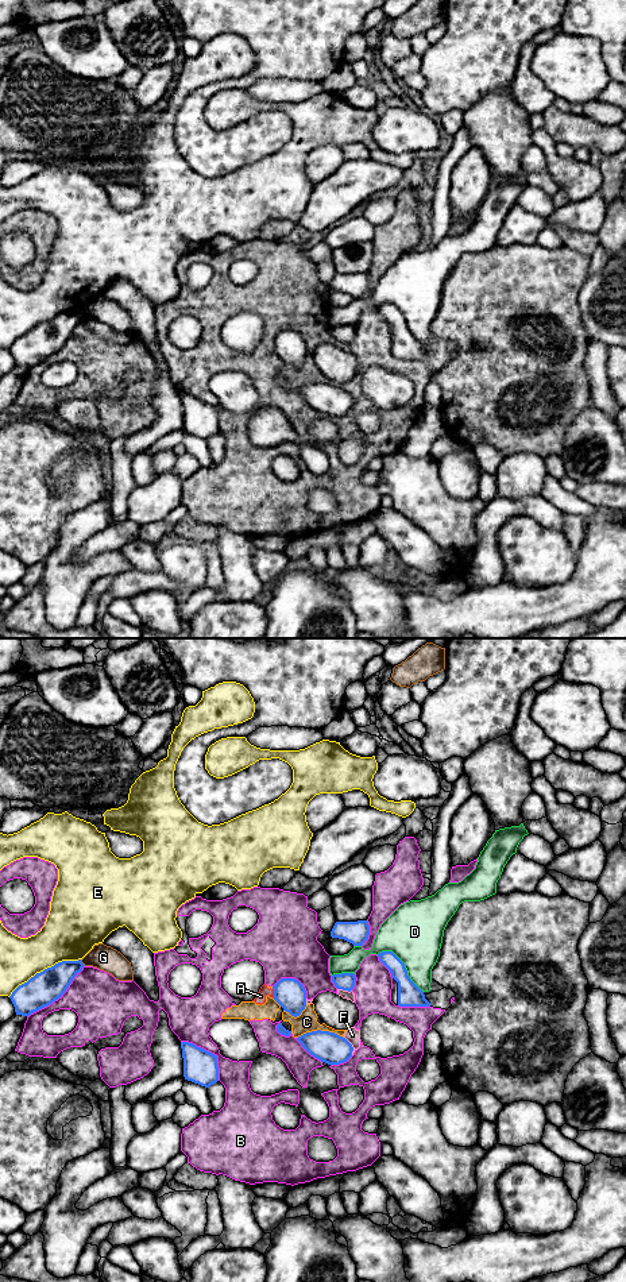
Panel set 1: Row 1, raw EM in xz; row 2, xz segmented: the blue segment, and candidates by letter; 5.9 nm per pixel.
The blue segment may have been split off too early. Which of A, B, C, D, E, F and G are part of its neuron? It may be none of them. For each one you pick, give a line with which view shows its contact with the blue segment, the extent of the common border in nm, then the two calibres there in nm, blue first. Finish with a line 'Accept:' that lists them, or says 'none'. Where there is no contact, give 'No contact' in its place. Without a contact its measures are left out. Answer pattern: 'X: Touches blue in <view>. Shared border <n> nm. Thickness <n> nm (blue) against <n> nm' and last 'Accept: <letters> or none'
Accept: none

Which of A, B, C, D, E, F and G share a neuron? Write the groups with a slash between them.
A B C F / D / E / G

